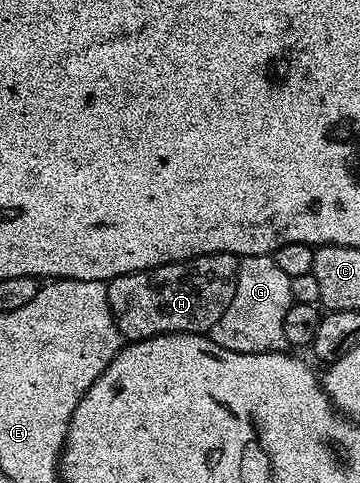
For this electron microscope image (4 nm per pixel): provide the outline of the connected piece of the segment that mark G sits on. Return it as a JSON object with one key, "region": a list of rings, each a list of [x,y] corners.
{"region":[[[274,256],[245,257],[239,262],[237,291],[225,315],[209,330],[209,336],[221,347],[238,353],[282,353],[288,348],[285,339],[285,315],[293,304],[292,278],[277,267]]]}

